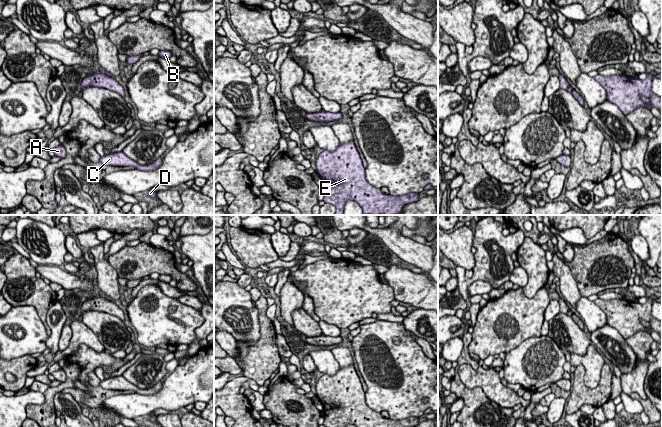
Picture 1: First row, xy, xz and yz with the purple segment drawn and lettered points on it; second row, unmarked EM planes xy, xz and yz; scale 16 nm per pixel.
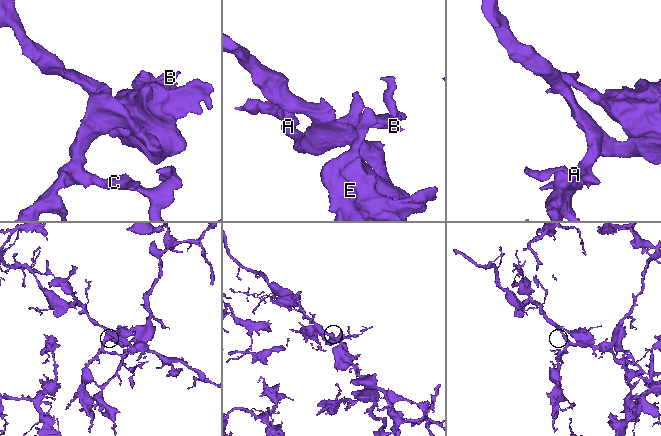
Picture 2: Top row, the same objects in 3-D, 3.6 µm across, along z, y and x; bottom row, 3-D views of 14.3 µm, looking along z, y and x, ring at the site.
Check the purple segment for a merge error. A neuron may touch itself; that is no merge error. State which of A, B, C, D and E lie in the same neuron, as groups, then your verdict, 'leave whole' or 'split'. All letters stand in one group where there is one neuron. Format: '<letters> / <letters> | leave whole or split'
A B C D E | leave whole

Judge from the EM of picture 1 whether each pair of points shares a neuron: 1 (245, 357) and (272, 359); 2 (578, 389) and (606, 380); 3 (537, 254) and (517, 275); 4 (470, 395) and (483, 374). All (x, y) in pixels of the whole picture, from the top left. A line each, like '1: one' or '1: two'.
1: one
2: one
3: two
4: two

